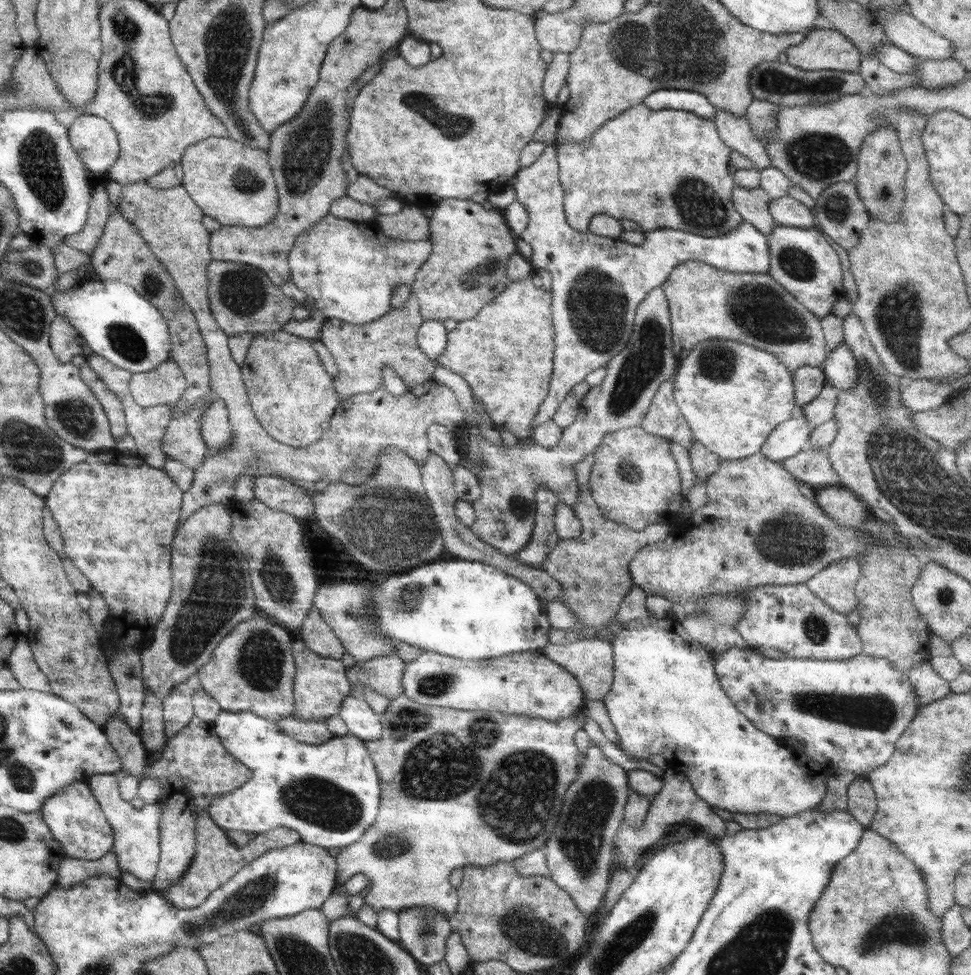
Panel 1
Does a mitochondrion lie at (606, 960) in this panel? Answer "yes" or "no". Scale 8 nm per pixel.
yes

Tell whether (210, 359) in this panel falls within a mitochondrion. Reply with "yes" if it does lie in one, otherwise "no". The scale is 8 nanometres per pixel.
no

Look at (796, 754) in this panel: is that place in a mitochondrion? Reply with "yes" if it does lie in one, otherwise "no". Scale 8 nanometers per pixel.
no

